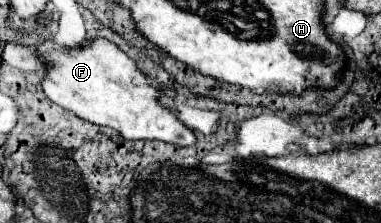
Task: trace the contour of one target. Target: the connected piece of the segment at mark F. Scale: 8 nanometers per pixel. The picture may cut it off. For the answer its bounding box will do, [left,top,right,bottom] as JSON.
[39,38,197,146]

